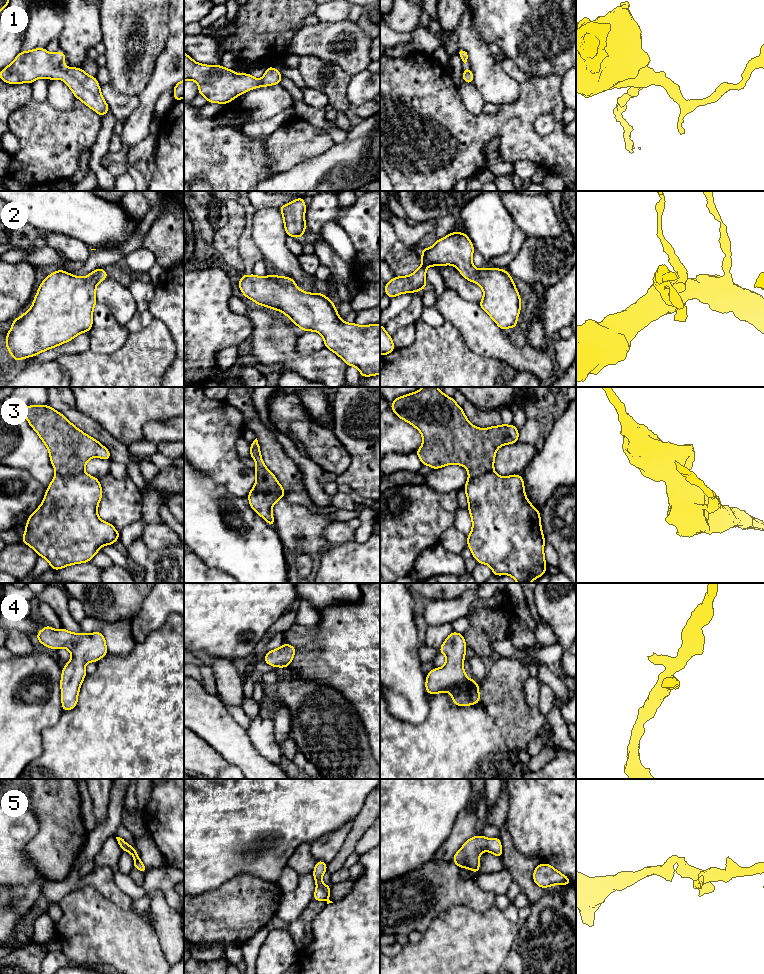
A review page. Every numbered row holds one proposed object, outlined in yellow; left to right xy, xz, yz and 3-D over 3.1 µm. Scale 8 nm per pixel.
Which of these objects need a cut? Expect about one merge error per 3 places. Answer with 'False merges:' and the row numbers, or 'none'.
False merges: 3

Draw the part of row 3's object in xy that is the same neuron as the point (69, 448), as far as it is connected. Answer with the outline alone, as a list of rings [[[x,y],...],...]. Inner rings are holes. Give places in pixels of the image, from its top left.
[[[29,405],[22,410],[29,425],[35,430],[48,449],[50,462],[56,473],[74,476],[84,472],[86,463],[93,457],[109,460],[110,451],[100,442],[73,425],[62,413],[49,405]]]

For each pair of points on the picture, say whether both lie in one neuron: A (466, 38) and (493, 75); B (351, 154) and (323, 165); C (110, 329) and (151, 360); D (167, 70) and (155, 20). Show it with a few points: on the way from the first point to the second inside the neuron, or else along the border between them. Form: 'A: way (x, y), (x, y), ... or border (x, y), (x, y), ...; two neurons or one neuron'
A: way (475, 47), (484, 66); one neuron
B: way (344, 159), (337, 160), (330, 165); one neuron
C: border (130, 332), (120, 347), (112, 353), (105, 353); two neurons
D: border (168, 28), (168, 39), (156, 60), (153, 73); two neurons

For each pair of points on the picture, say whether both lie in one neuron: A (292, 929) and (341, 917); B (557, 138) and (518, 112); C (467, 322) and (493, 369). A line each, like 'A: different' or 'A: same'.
A: different
B: same
C: different

